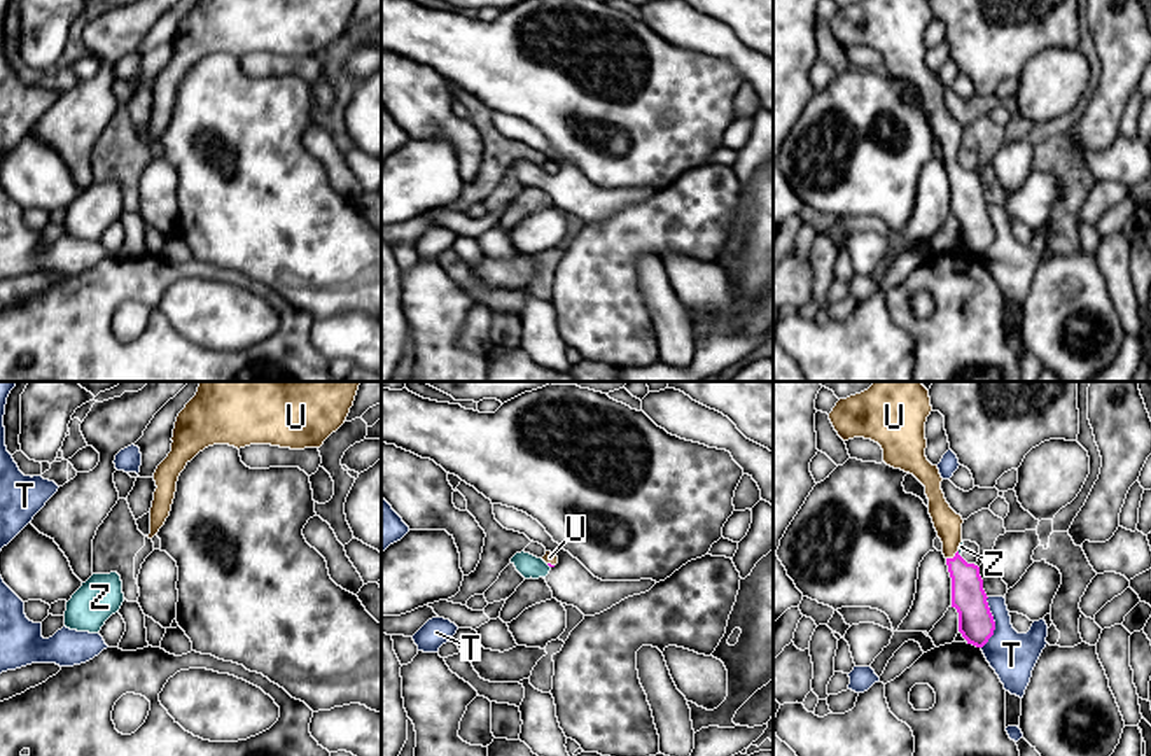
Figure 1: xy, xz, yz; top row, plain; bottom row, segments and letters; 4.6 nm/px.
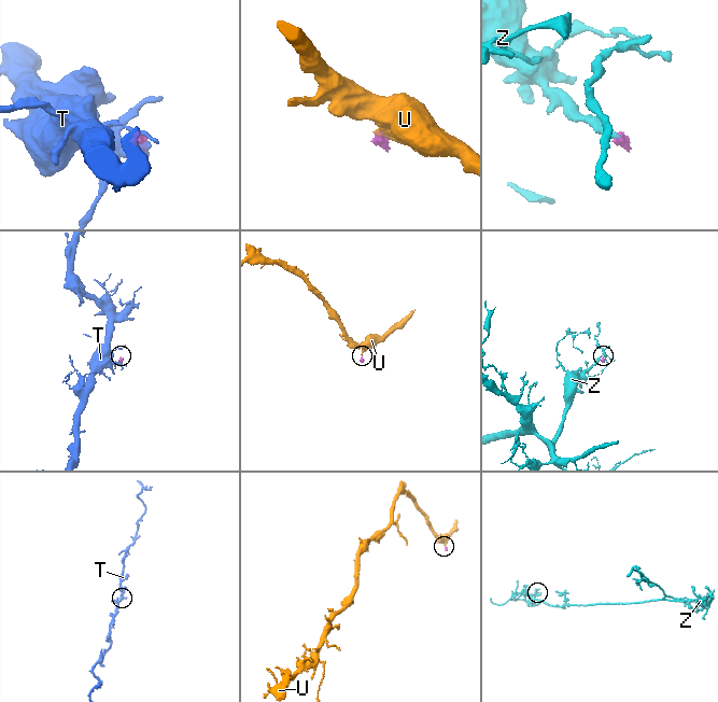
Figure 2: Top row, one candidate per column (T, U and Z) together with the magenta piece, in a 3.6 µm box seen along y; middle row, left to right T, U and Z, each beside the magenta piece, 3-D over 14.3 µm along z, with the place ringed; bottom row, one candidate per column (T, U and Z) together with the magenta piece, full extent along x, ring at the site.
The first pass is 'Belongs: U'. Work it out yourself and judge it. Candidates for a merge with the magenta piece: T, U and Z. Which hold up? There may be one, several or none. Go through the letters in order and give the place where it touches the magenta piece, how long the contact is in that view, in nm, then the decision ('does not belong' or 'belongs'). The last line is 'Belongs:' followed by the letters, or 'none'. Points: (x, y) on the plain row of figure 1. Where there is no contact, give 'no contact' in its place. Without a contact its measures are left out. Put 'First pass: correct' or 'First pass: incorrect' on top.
First pass: correct
T: contact yz (994, 231); length 240 nm; does not belong
U: contact yz (954, 165); length 70 nm; belongs
Z: contact yz (959, 163); length 40 nm; does not belong
Belongs: U

